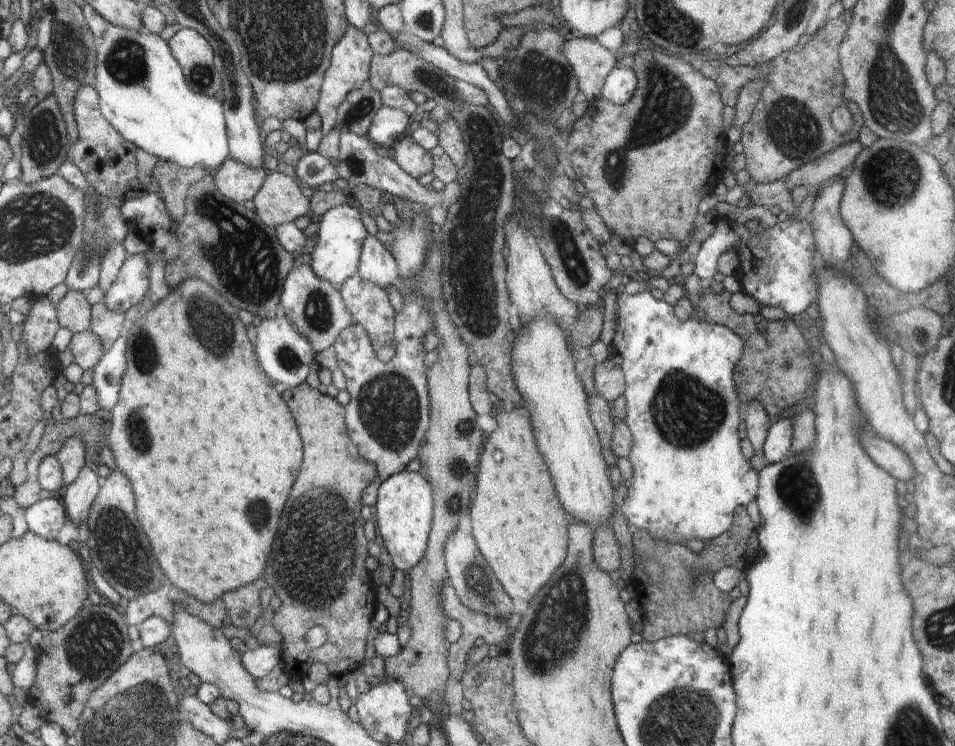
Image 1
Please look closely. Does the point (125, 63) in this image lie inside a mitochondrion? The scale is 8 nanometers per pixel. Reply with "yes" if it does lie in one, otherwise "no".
yes

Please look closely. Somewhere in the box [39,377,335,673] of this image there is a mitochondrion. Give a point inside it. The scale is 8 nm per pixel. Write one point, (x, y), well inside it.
(130, 569)

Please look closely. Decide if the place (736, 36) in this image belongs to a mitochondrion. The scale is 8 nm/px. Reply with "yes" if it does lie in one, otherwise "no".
no

